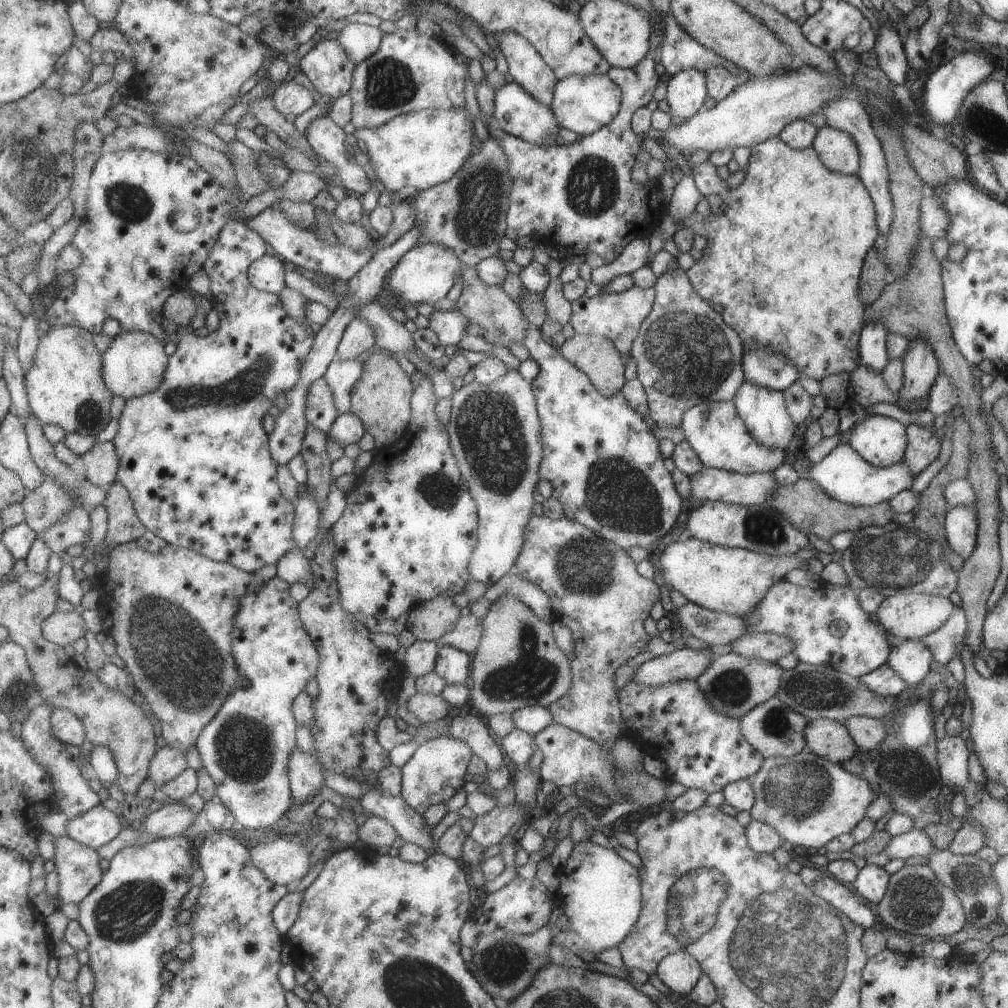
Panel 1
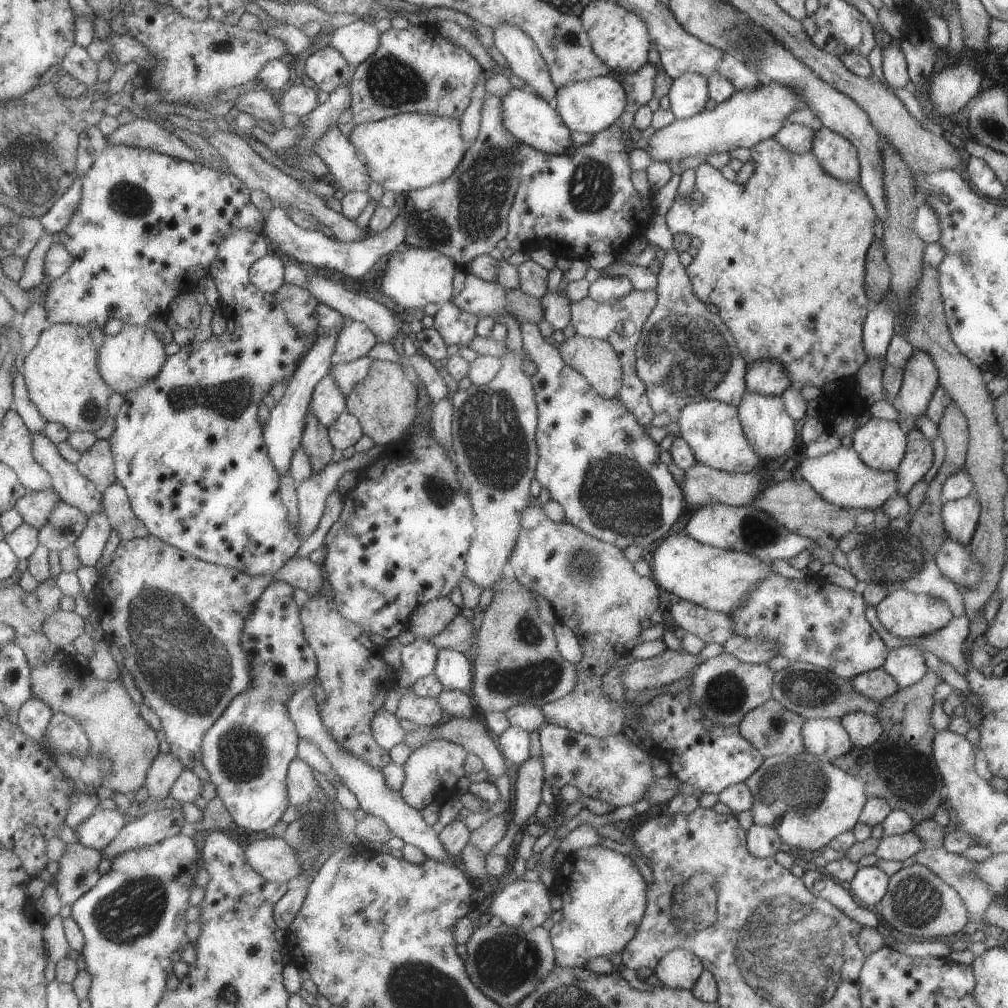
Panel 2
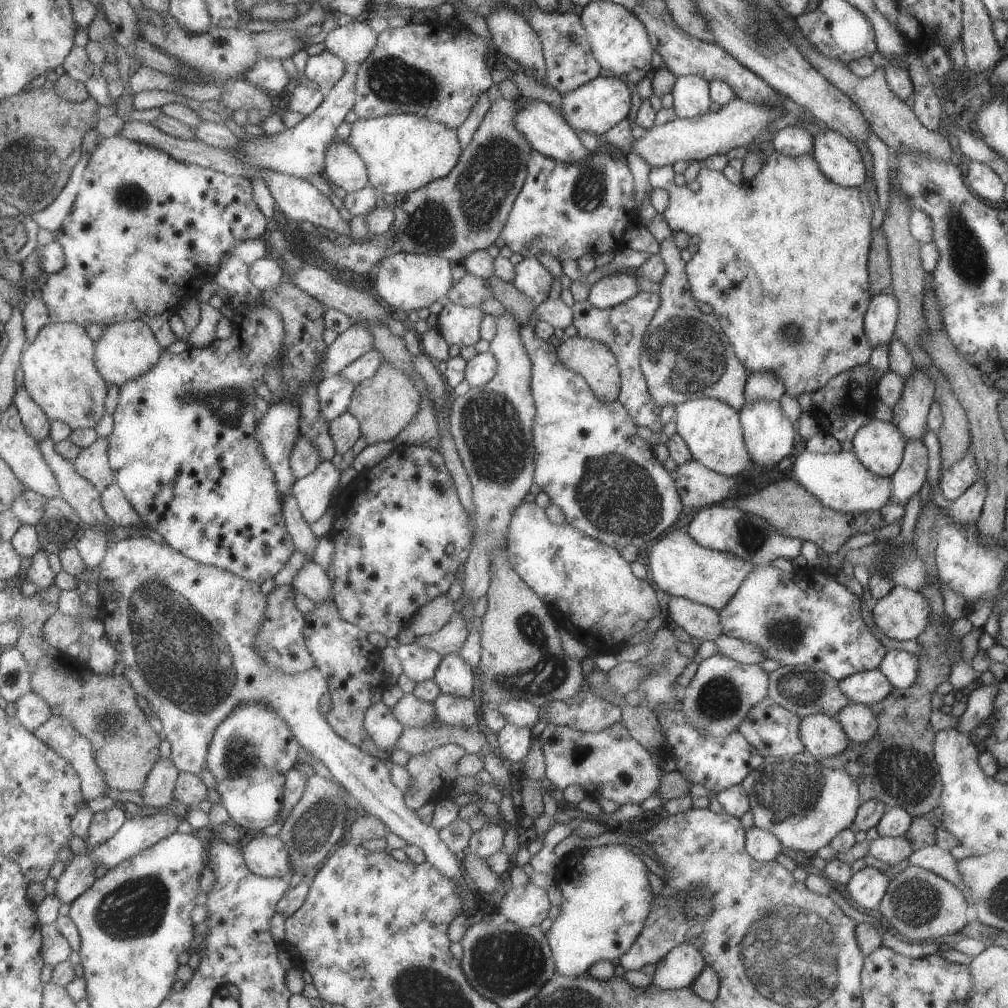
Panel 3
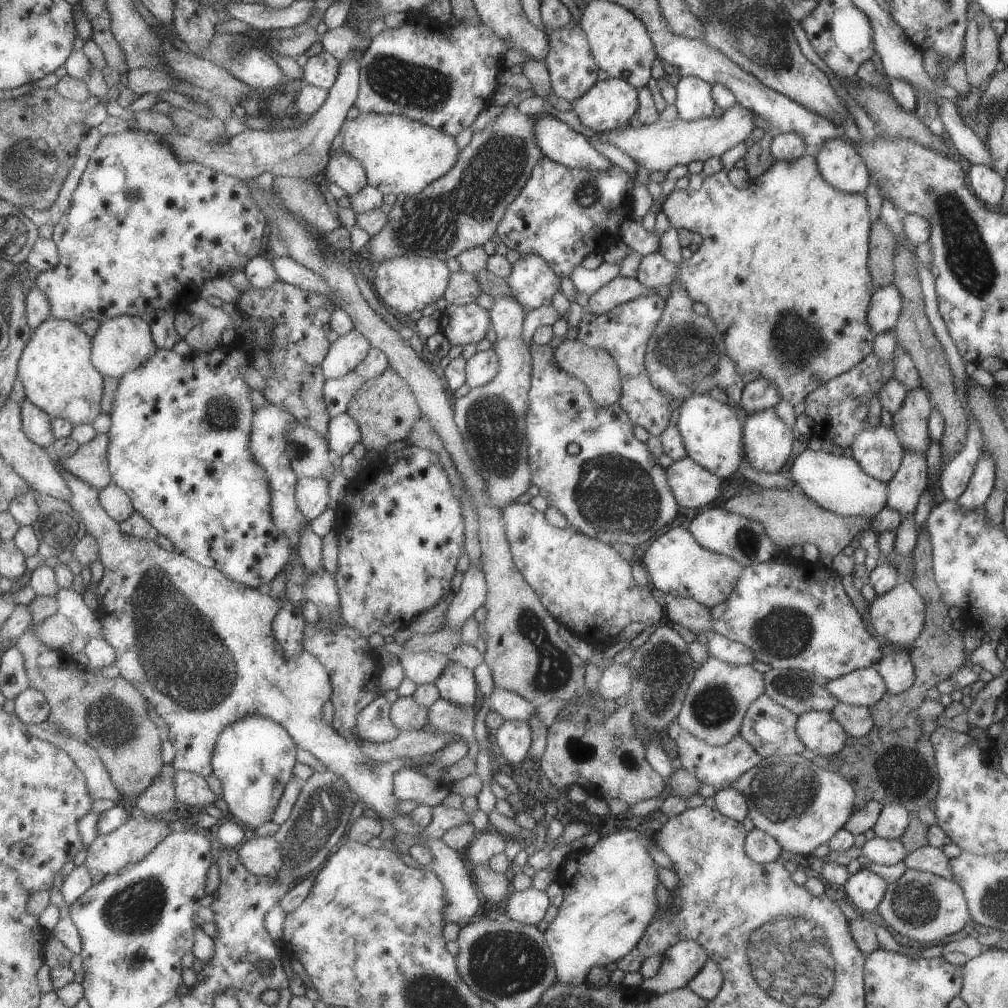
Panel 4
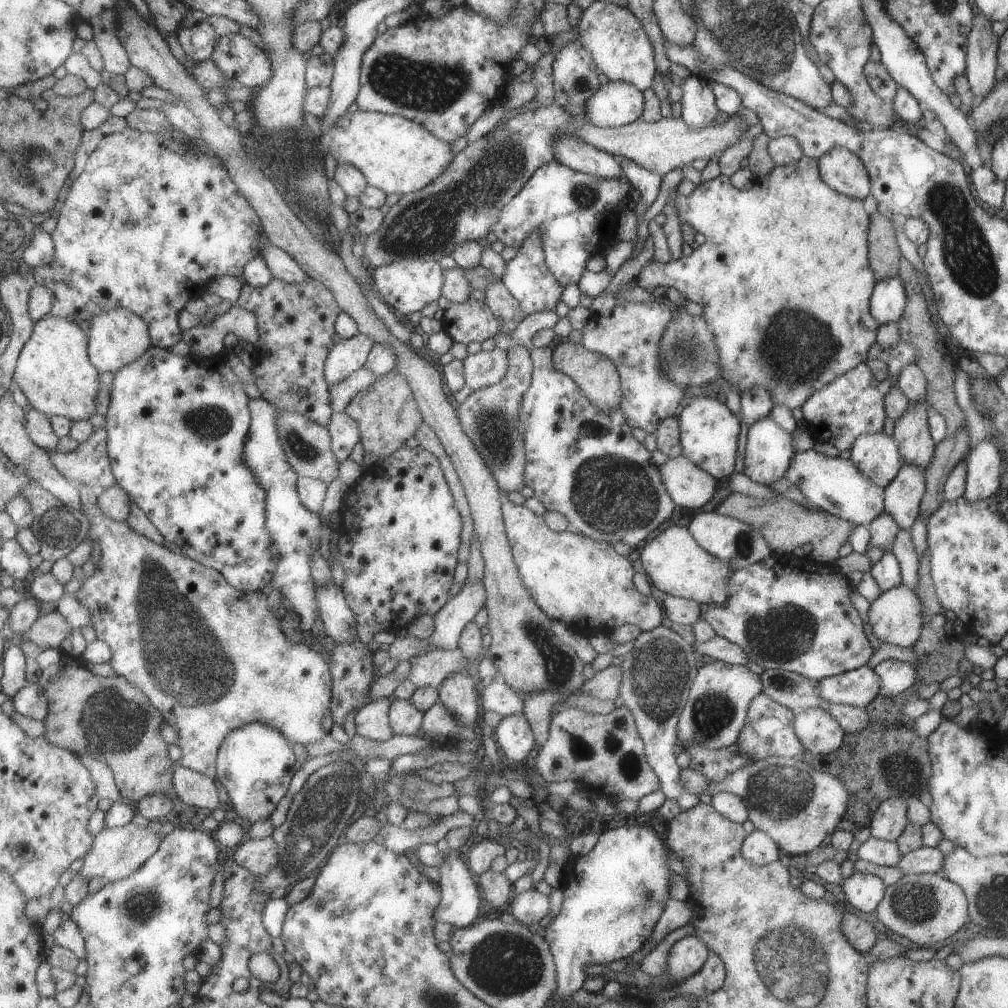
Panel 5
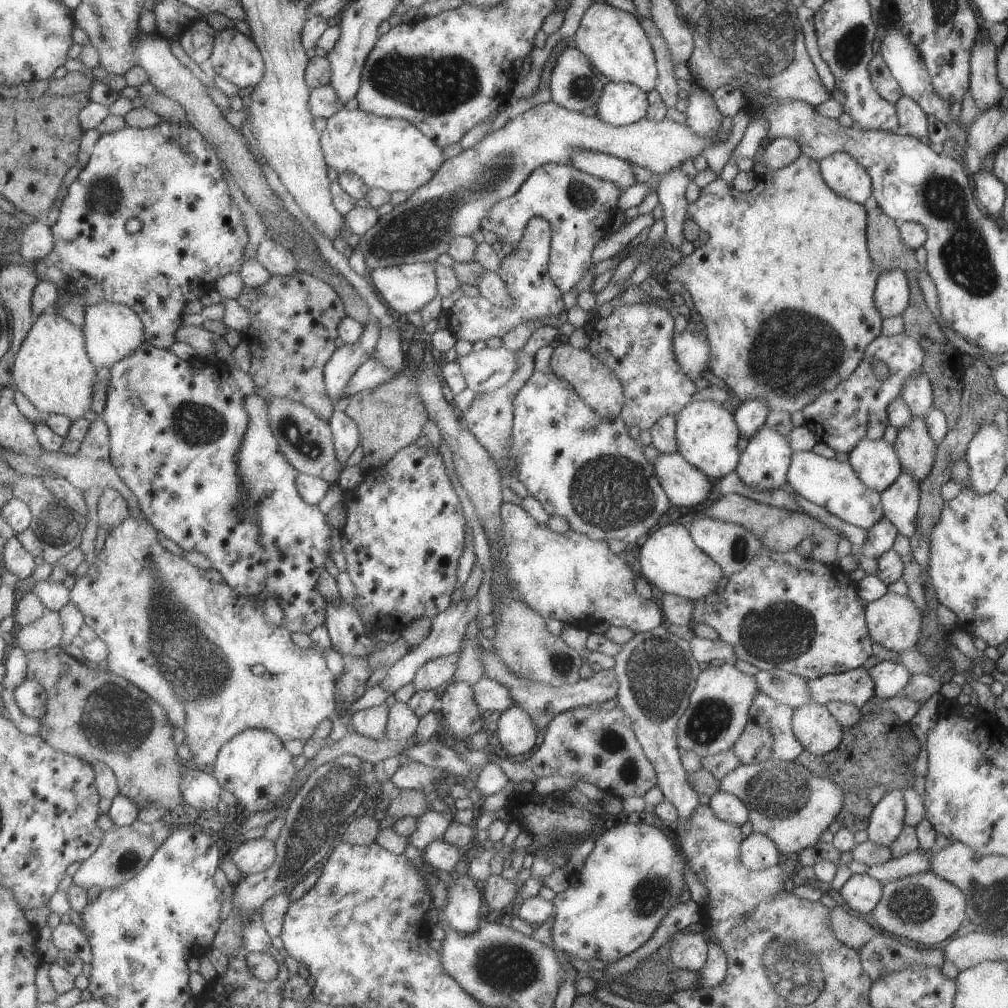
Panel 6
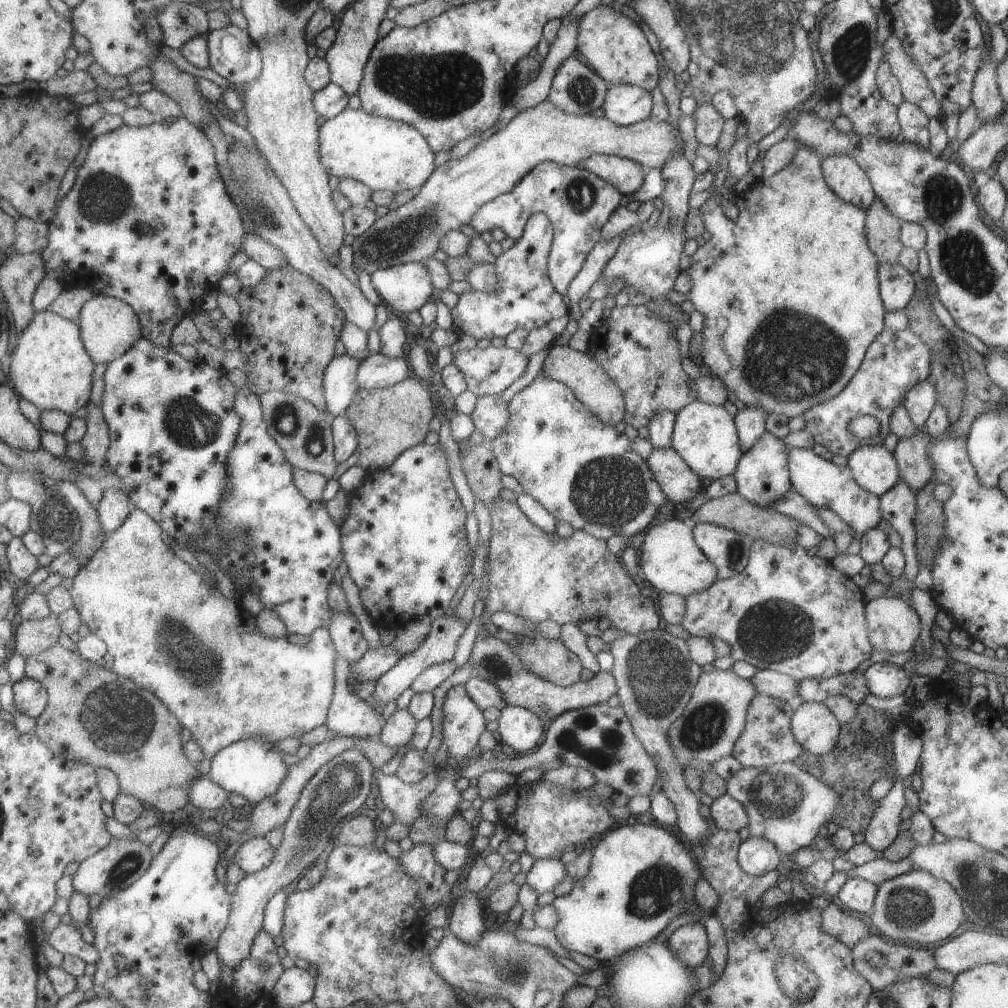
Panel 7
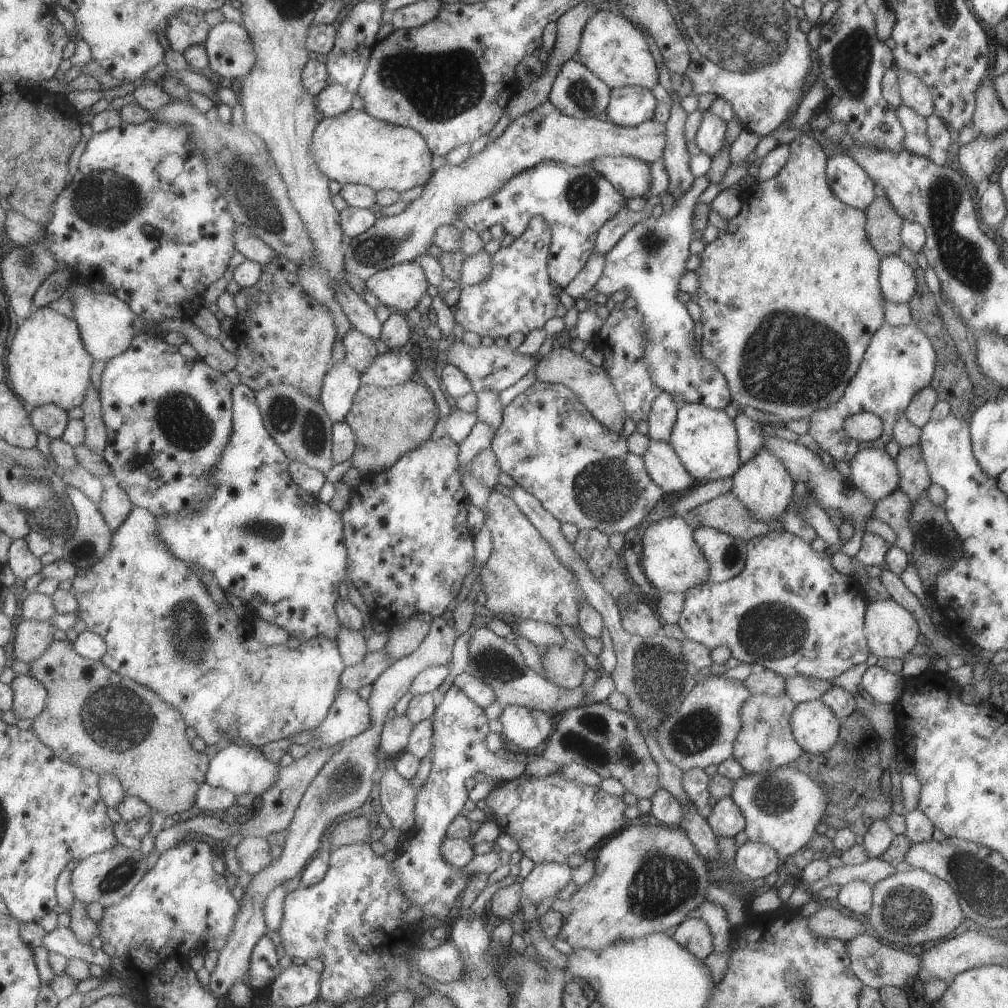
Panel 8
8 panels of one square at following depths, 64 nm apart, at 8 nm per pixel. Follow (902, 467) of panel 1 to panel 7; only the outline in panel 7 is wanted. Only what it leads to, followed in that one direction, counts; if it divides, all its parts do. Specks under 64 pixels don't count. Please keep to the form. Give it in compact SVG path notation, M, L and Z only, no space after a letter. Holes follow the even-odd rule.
M787 448L790 486L813 507L832 510L841 520L861 535L879 524L881 511L878 496L860 487L855 482L847 465L838 466L830 460L824 460L815 454L813 449Z

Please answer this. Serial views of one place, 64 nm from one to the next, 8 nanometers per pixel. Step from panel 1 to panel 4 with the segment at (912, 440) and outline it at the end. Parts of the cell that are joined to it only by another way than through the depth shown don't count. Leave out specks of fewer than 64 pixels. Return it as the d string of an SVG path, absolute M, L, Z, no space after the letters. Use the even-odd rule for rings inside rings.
M905 449L900 460L899 468L888 483L888 495L886 505L899 512L902 518L915 510L917 498L921 491L927 488L927 465L925 457L916 450Z

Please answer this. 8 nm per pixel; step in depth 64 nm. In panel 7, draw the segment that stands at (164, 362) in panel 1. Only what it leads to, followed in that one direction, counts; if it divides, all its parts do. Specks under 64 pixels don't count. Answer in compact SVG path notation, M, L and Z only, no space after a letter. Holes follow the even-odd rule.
M95 295L82 308L80 326L84 345L96 364L110 365L120 356L128 353L136 342L144 336L140 316L137 311L121 299L105 295Z

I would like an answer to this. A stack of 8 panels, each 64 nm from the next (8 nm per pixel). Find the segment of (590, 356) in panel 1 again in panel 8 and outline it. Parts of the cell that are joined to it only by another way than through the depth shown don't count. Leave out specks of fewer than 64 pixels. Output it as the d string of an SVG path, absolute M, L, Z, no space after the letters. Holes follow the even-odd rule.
M557 344L554 349L544 356L537 364L538 380L550 383L559 383L572 388L580 401L592 413L593 418L599 419L609 430L621 430L625 420L625 410L607 373L600 367L589 363L582 355L573 352L564 344Z

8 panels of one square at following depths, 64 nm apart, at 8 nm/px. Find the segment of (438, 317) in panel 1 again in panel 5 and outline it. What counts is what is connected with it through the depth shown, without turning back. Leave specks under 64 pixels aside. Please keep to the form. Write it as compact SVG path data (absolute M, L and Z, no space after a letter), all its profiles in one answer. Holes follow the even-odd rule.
M469 298L463 303L453 303L451 308L443 312L444 319L442 328L453 338L455 343L471 344L471 342L485 342L488 338L492 338L497 334L501 334L501 320L497 318L497 314L493 314L493 308L489 304L479 302L474 298Z

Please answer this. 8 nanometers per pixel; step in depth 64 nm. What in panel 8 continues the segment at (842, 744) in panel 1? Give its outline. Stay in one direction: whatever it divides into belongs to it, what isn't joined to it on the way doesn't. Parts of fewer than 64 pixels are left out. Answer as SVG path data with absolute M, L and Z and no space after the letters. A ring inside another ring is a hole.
M815 699L794 706L790 725L795 742L804 751L818 755L834 745L840 721L829 707Z

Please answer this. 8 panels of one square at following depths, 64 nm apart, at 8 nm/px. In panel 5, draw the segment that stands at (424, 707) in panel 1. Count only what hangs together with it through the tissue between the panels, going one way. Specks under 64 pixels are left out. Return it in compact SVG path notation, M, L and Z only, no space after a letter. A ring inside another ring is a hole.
M394 700L390 710L391 728L395 735L422 734L424 713L408 700Z

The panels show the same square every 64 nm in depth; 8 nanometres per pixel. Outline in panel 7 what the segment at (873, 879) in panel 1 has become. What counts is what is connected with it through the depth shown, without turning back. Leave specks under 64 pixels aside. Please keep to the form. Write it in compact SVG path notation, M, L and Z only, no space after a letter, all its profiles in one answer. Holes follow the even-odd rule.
M861 877L847 878L837 893L843 906L847 906L852 914L867 915L872 911L878 885Z

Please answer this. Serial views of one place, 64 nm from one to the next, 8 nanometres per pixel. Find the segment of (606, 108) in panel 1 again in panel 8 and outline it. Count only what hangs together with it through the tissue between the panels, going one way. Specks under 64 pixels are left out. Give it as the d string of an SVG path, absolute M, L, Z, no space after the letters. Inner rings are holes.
M615 87L611 90L606 117L617 126L632 127L653 119L655 105L655 97L645 87Z

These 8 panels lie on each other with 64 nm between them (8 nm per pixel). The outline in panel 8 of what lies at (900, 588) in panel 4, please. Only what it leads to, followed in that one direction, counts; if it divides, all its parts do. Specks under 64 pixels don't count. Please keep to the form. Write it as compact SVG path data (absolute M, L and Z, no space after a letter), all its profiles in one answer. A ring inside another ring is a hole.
M884 595L881 598L867 601L864 612L864 635L871 654L879 659L889 657L897 660L905 656L917 643L919 628L909 611L889 596Z

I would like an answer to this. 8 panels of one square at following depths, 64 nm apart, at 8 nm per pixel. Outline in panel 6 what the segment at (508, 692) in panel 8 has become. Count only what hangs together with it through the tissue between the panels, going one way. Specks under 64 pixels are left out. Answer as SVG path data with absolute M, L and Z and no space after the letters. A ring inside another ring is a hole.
M494 648L490 651L483 650L486 676L498 680L509 687L513 698L516 700L516 704L531 715L538 731L547 730L548 724L562 712L569 709L587 707L589 704L593 704L593 702L604 703L606 700L616 697L618 680L612 669L602 670L599 668L599 672L595 671L593 676L588 679L581 679L576 685L555 688L543 683L526 681L516 677L506 668L504 661L494 652Z

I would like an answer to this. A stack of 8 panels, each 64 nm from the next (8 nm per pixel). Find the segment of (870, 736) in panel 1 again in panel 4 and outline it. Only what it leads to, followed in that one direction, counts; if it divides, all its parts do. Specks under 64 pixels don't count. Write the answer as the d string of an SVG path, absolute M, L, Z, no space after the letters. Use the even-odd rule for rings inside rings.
M838 703L829 710L829 713L843 728L847 738L860 738L873 729L873 720L869 707Z

